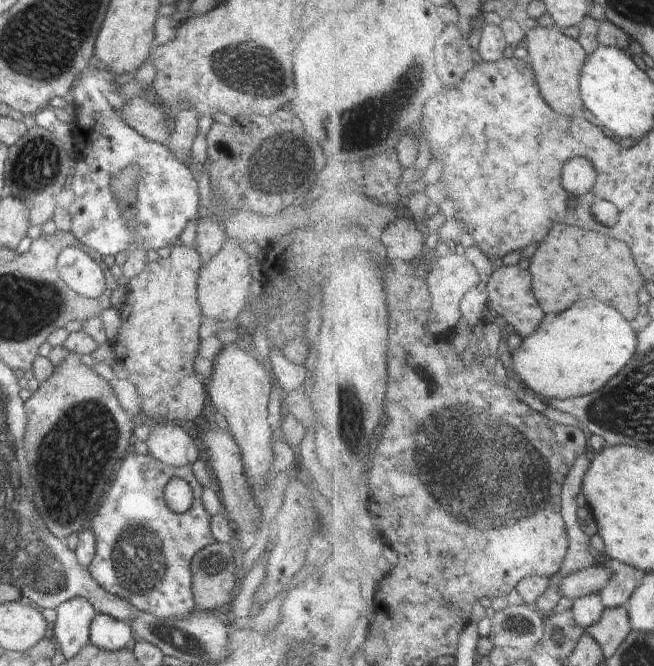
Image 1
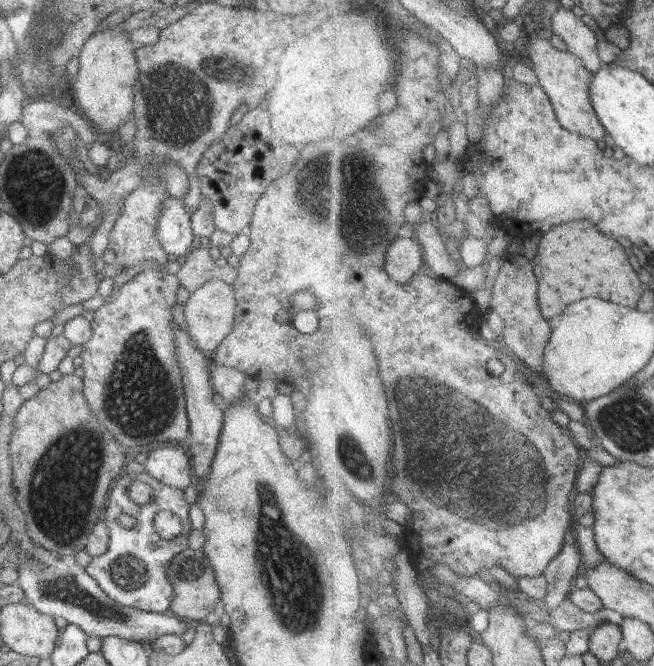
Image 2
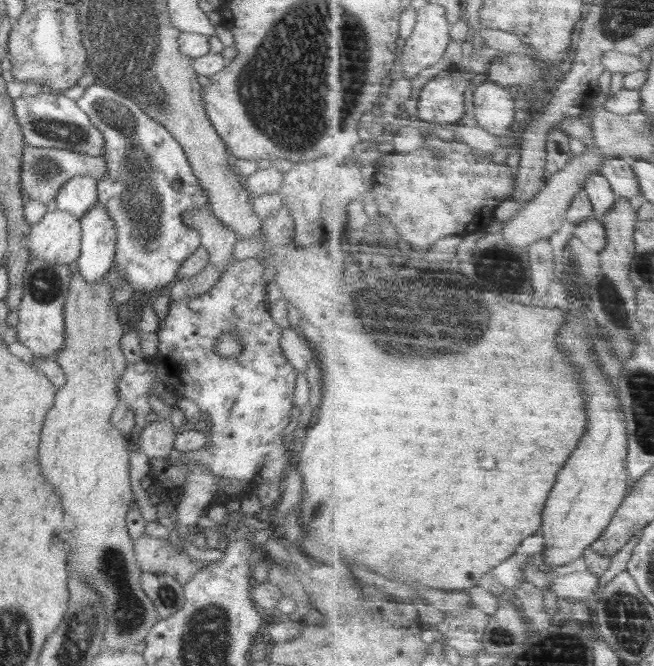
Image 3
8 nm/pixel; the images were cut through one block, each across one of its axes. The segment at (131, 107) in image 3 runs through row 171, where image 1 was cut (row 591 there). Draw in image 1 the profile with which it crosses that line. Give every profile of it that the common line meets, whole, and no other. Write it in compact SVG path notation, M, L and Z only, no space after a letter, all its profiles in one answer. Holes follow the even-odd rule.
M129 451L120 470L116 472L114 486L108 490L104 502L100 504L98 514L95 514L90 522L89 531L96 539L96 550L92 562L88 565L92 580L106 592L128 602L133 608L148 614L162 618L183 618L190 616L197 610L196 600L192 592L191 562L194 555L205 546L215 541L210 530L210 519L212 515L208 512L201 501L204 485L202 481L192 473L192 467L180 466L172 468L164 462L156 460L149 452L138 454ZM144 470L154 470L156 476L148 480L144 476ZM172 478L182 478L190 484L193 492L193 501L190 510L183 513L176 513L168 508L164 500L164 488Z

